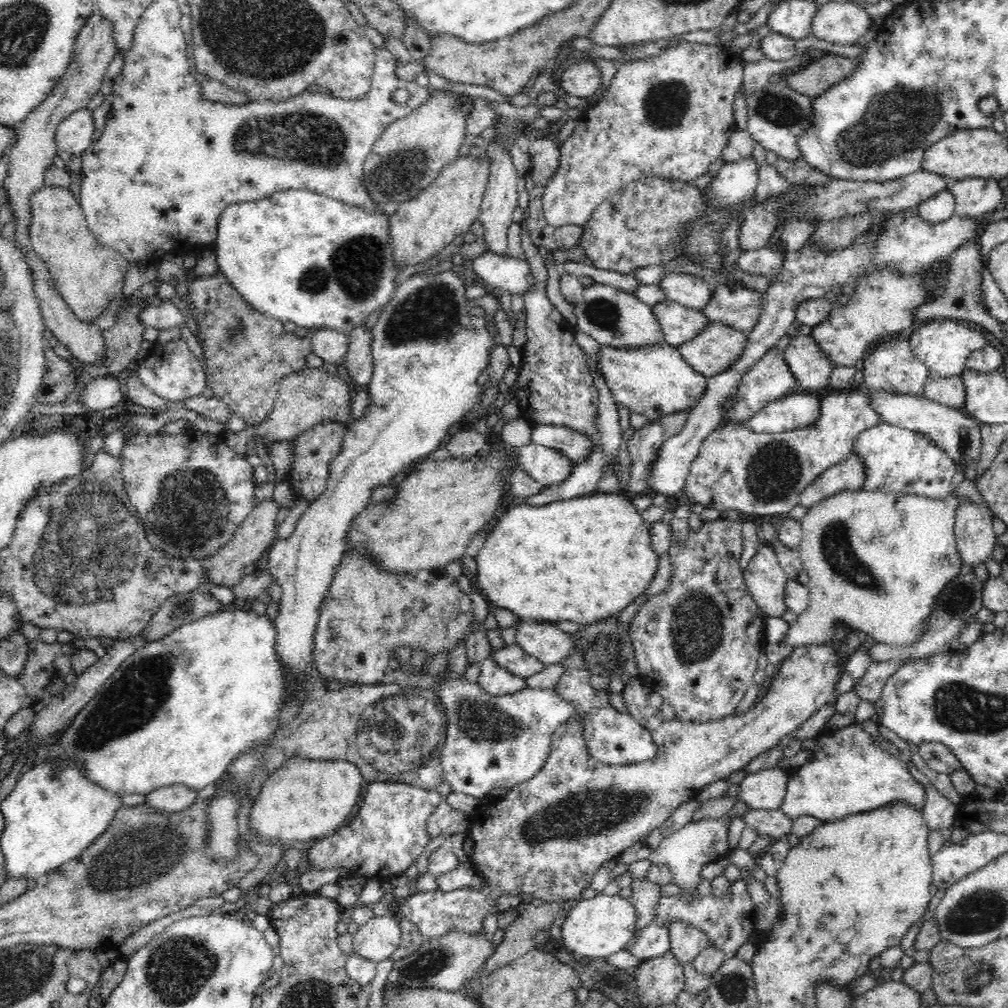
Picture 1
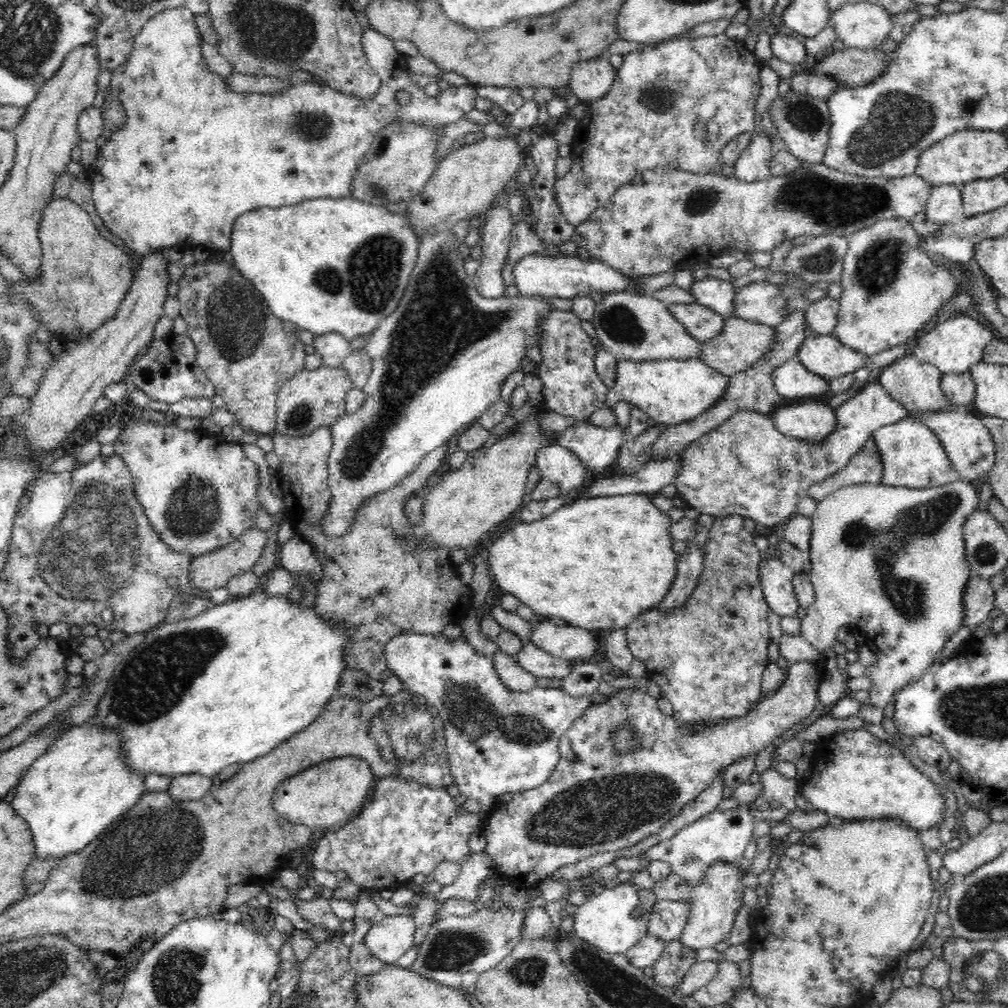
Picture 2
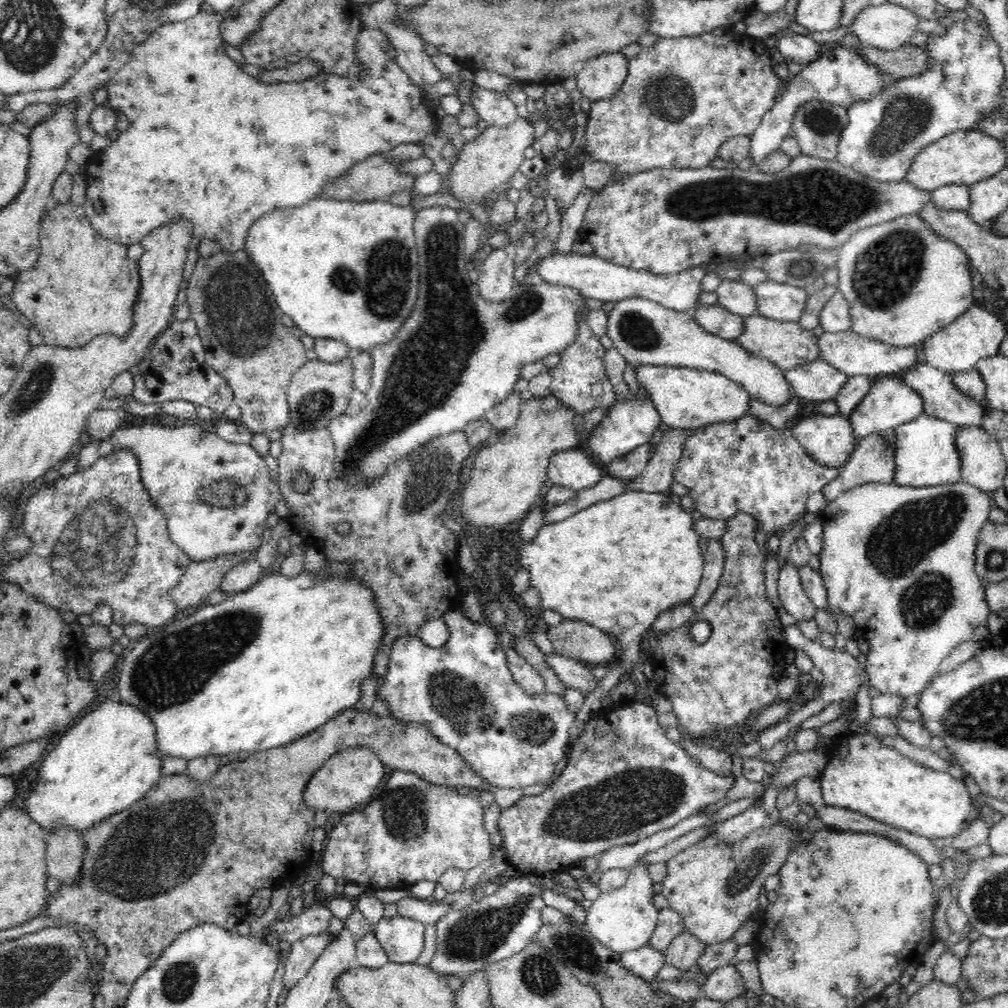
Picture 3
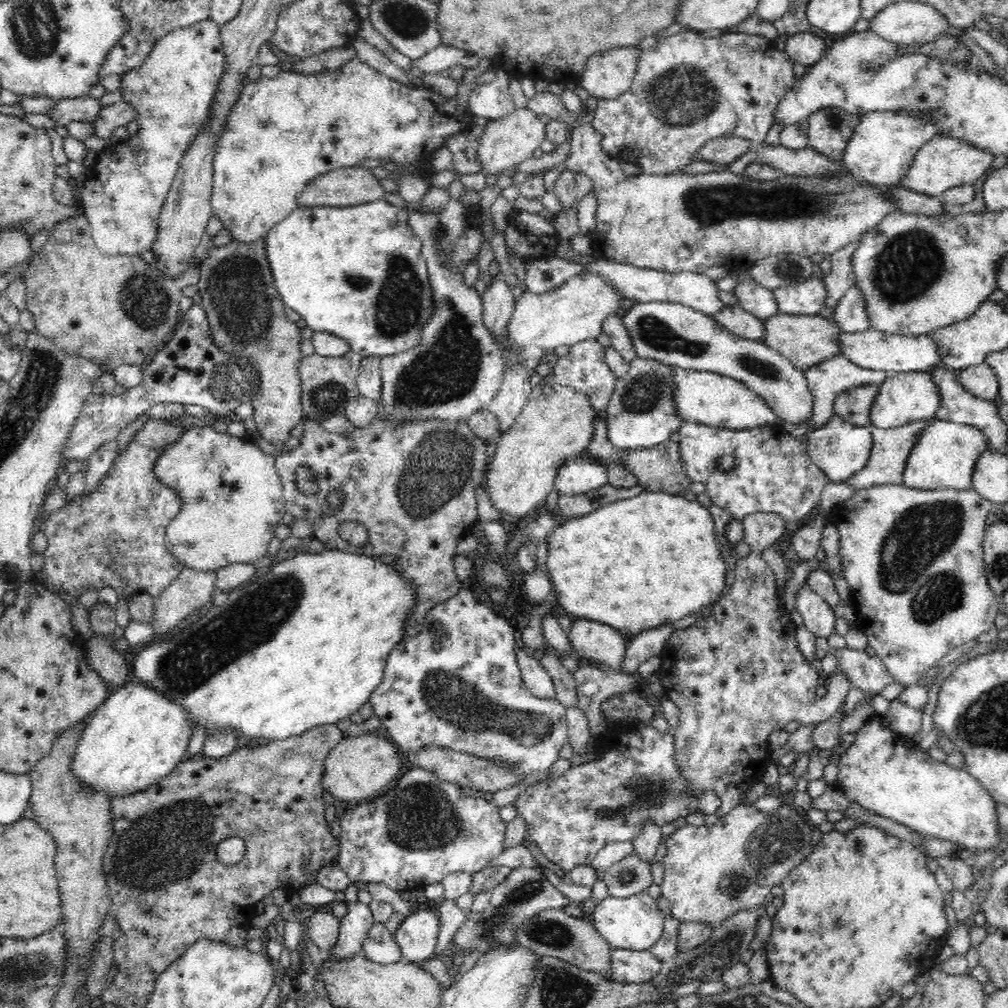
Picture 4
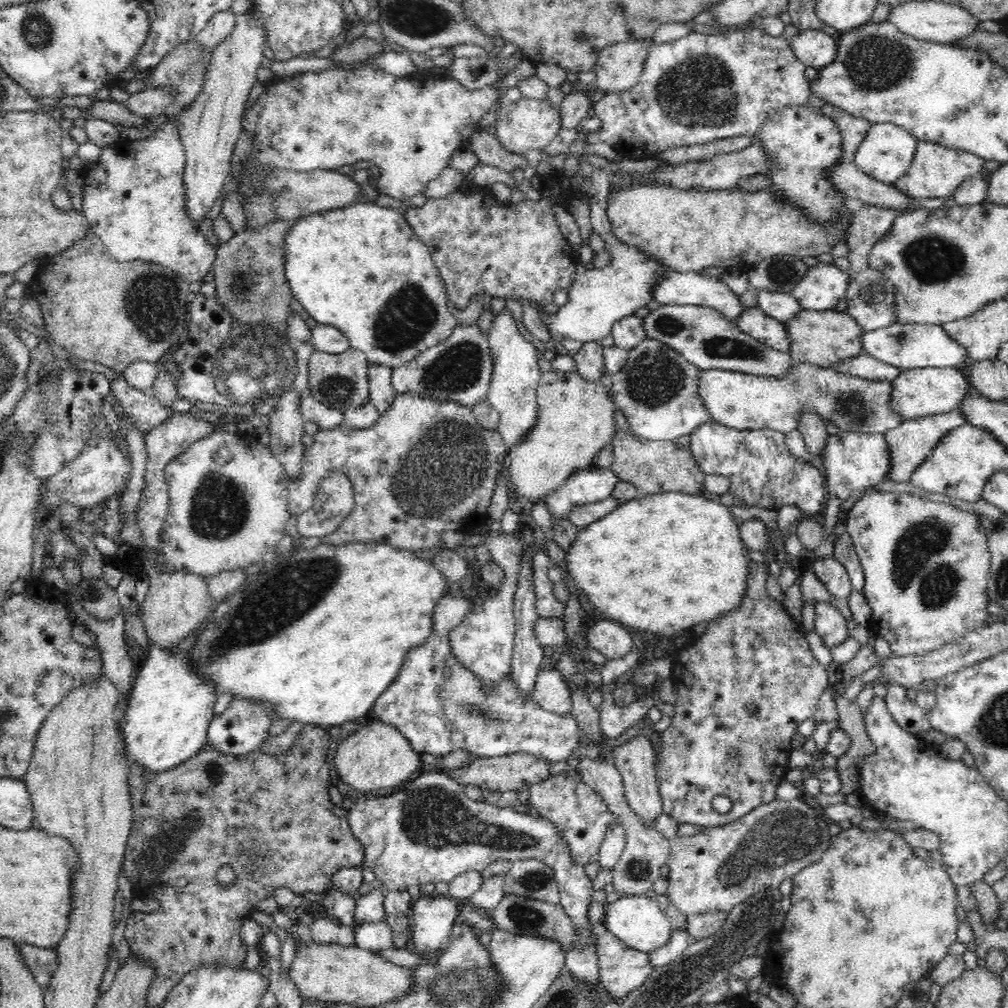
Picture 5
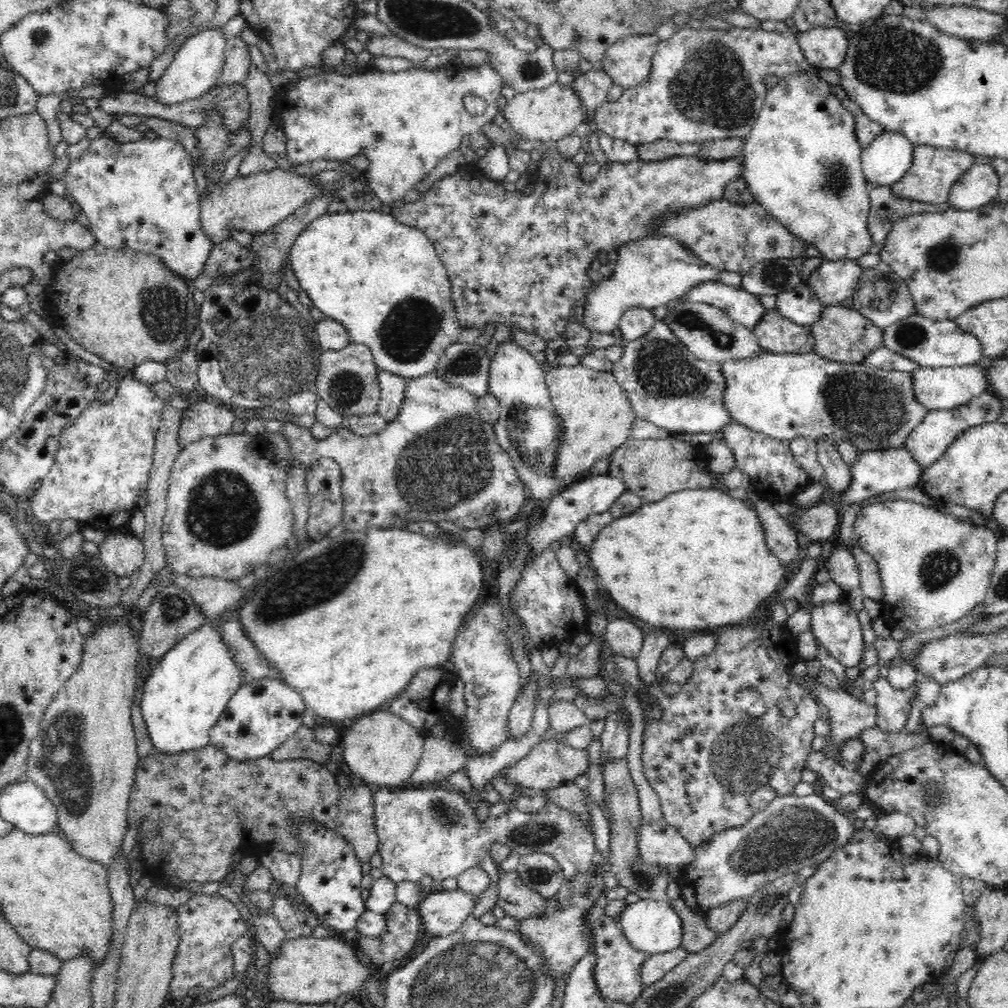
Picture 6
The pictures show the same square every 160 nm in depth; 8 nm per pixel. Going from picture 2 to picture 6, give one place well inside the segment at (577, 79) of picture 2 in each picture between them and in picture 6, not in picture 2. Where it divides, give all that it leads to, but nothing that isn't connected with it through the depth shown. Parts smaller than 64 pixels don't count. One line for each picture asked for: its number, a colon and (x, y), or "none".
3: (599, 78)
4: (607, 75)
5: (618, 67)
6: (628, 61)

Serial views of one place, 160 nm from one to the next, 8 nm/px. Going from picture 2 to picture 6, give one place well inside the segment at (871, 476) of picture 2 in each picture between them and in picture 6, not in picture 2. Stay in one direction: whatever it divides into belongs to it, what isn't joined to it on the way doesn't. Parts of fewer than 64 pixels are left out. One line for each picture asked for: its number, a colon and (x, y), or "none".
3: (873, 461)
4: (891, 447)
5: (911, 442)
6: (928, 441)

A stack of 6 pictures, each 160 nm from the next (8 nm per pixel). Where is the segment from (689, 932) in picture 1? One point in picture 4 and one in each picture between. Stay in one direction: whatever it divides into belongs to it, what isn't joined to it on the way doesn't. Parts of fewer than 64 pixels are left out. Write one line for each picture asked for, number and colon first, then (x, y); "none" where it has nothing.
2: (713, 904)
3: (714, 886)
4: (711, 872)

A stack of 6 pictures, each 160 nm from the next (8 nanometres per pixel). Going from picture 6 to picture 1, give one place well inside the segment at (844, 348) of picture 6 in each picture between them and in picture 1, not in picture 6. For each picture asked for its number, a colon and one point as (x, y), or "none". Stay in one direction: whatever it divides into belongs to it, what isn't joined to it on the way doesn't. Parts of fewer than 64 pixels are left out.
1: (718, 346)
2: (741, 343)
3: (785, 344)
4: (805, 340)
5: (823, 338)

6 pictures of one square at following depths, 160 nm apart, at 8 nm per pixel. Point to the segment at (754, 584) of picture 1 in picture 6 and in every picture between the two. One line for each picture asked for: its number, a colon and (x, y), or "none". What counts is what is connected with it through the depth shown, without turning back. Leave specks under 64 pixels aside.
2: (776, 578)
3: (790, 591)
4: (819, 618)
5: (830, 625)
6: (836, 626)

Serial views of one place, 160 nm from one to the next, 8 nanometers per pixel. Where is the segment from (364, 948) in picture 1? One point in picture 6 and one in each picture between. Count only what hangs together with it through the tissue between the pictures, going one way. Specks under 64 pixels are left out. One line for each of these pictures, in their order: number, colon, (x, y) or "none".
2: (389, 937)
3: (402, 938)
4: (417, 934)
5: (432, 918)
6: (442, 913)

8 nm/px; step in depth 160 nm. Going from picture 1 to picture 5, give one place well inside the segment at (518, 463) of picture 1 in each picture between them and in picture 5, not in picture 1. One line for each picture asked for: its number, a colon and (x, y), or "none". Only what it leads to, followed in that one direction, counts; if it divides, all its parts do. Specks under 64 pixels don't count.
2: (560, 465)
3: (575, 469)
4: (577, 475)
5: (591, 484)

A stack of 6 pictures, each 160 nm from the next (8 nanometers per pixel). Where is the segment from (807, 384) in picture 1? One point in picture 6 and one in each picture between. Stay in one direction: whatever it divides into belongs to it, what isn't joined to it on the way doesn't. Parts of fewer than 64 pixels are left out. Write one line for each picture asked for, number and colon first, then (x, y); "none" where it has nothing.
2: (825, 355)
3: (849, 353)
4: (873, 349)
5: (909, 346)
6: (932, 343)

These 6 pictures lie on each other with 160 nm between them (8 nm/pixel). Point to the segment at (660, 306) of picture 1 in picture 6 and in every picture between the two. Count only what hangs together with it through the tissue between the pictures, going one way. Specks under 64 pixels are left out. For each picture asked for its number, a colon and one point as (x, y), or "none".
2: (702, 323)
3: (714, 319)
4: (735, 319)
5: (754, 321)
6: (776, 334)

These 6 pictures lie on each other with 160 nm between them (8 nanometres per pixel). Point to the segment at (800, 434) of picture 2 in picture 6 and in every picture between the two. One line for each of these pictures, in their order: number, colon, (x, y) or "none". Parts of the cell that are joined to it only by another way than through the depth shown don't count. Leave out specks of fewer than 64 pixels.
3: (828, 439)
4: (839, 448)
5: (852, 461)
6: (874, 472)

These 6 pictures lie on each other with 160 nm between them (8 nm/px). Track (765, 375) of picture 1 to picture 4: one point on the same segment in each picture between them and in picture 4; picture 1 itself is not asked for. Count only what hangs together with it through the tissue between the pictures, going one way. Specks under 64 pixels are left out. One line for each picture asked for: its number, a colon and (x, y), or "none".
2: (792, 380)
3: (816, 381)
4: (827, 379)

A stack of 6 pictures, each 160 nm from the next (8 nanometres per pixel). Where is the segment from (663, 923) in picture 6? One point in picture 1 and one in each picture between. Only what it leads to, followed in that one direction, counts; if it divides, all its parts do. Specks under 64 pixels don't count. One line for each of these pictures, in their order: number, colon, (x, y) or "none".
1: (598, 927)
2: (612, 920)
3: (623, 919)
4: (635, 923)
5: (640, 923)

